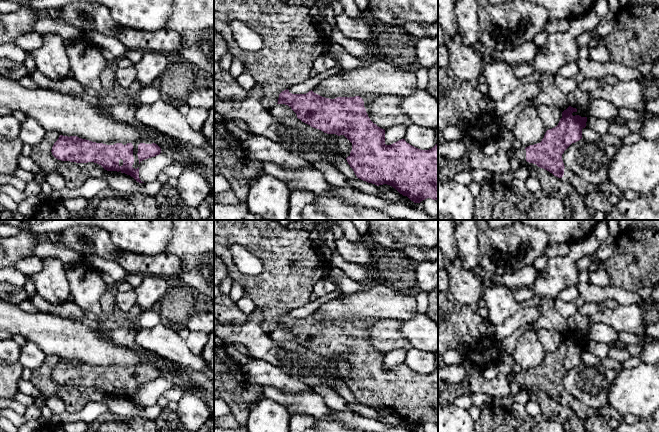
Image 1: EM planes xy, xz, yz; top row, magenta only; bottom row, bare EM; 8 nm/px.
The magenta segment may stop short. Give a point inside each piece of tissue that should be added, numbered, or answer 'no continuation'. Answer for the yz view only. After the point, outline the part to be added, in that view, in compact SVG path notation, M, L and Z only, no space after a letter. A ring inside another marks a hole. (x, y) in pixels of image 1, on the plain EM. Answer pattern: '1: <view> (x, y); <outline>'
1: yz (580, 409); M566 391L564 392L564 399L560 403L568 405L580 419L584 420L587 417L587 411L589 407L574 398L571 394L567 393Z

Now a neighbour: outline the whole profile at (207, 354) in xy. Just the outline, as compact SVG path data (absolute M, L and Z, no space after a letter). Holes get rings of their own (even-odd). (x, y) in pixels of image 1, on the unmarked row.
M214 332L208 335L208 341L200 355L214 373Z

